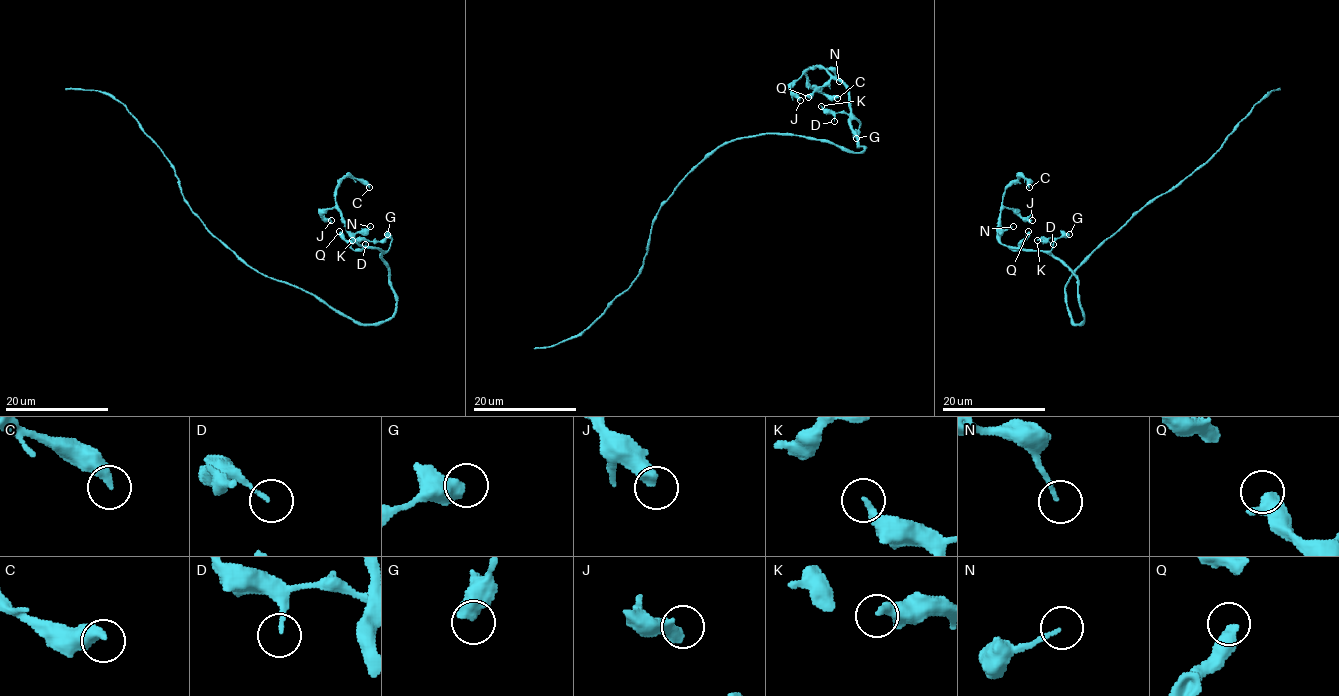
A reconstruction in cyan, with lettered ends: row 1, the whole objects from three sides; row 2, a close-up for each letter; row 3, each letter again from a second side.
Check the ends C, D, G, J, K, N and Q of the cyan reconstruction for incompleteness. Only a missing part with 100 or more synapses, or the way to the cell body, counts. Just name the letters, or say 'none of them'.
none of them

